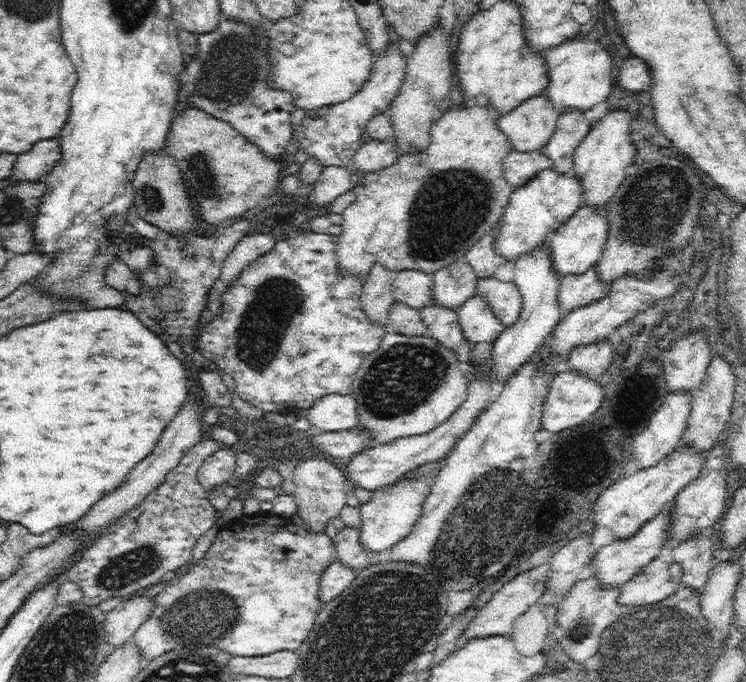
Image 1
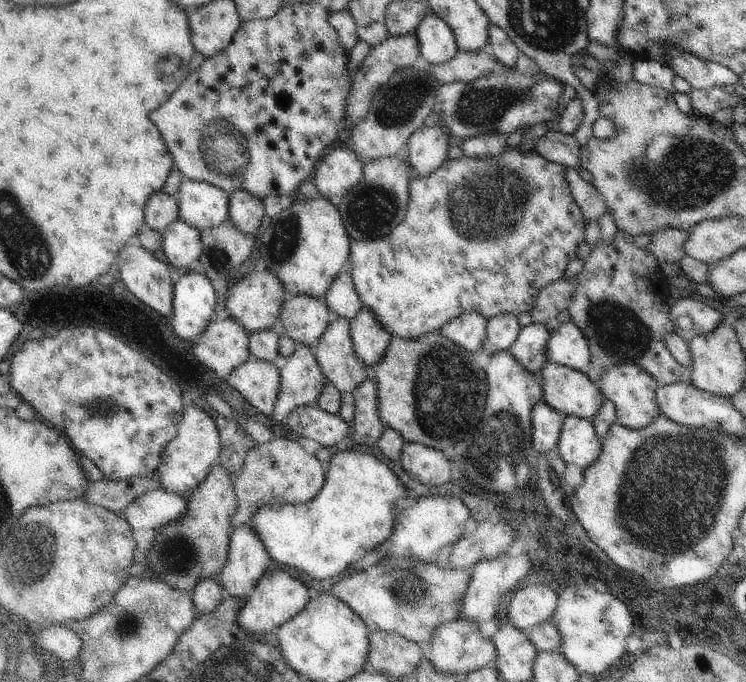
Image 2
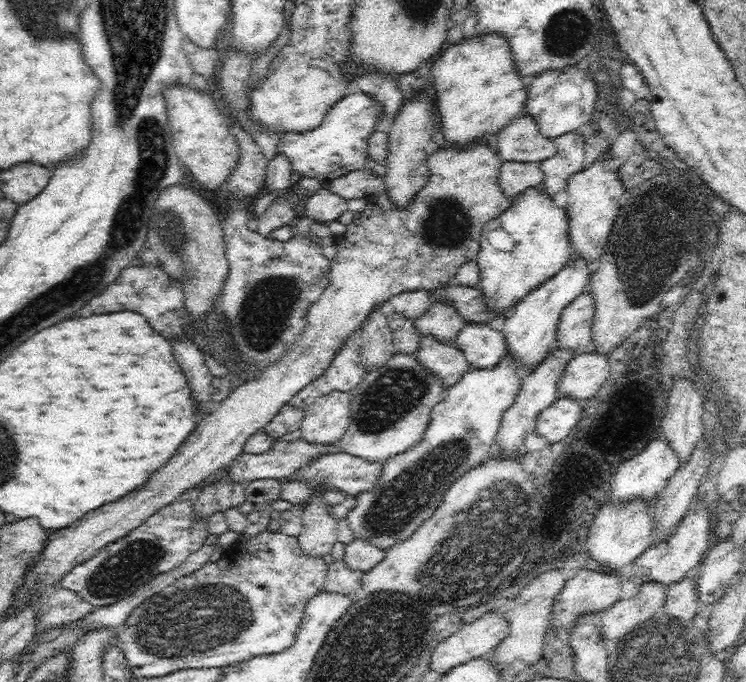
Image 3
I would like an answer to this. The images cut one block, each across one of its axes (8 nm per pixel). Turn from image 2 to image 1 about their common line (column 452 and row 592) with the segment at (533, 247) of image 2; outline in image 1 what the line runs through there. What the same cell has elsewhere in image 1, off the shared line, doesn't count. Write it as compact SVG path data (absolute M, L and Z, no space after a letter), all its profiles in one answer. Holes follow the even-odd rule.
M259 512L253 515L242 515L239 519L229 521L219 529L213 543L209 547L205 556L195 565L192 565L185 574L181 574L172 579L160 594L155 596L156 604L152 608L150 618L140 626L140 629L133 636L132 641L140 649L144 662L152 661L165 653L176 650L180 645L189 646L190 644L210 644L224 650L232 656L258 657L279 652L280 650L294 650L306 641L308 633L312 630L318 613L323 607L320 599L319 582L322 573L334 560L337 559L335 540L330 539L325 532L310 532L304 526L292 523L291 517L282 517L274 512Z

